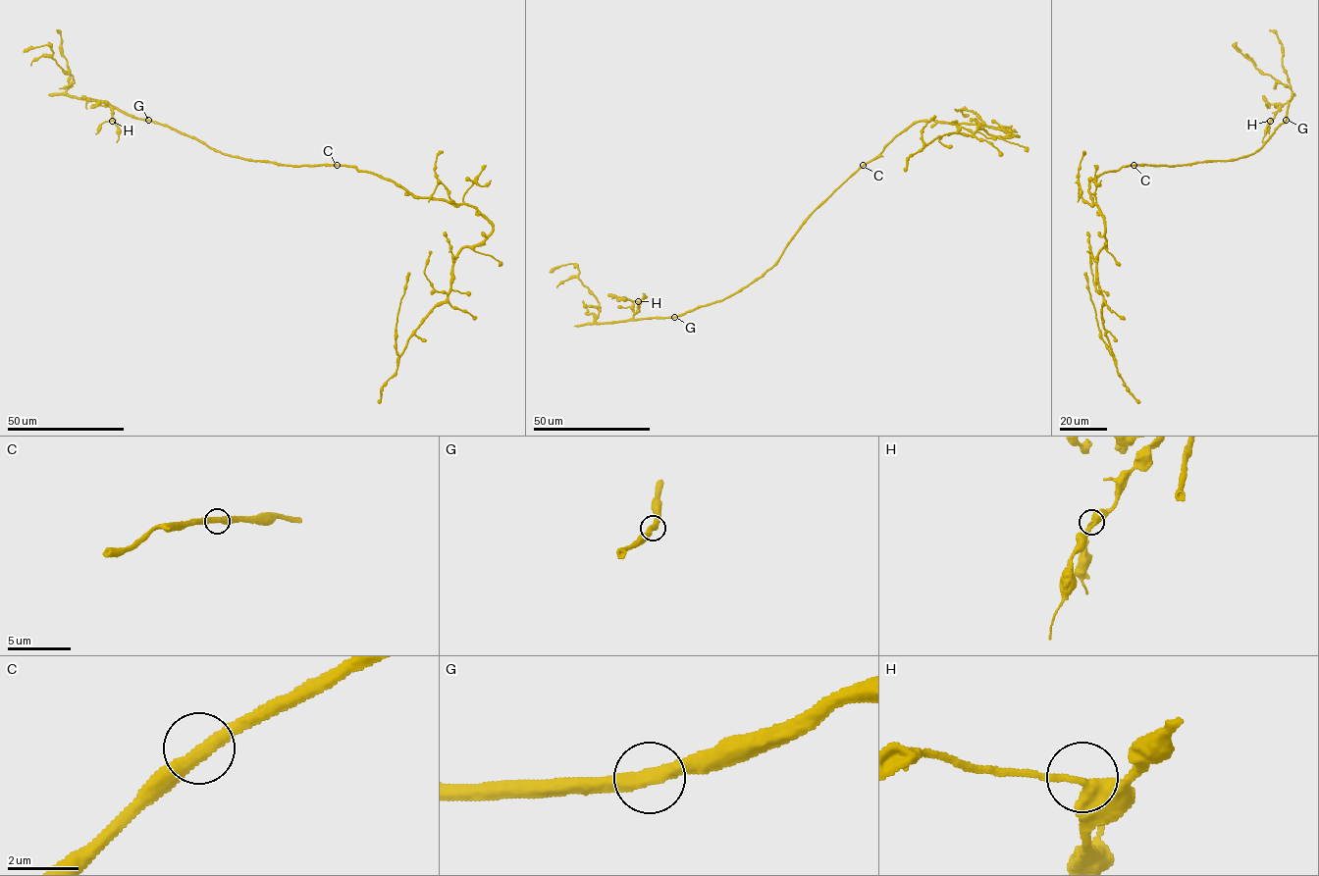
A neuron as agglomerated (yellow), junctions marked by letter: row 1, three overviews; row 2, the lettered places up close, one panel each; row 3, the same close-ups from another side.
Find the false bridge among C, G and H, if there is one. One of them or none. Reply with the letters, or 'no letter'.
no letter

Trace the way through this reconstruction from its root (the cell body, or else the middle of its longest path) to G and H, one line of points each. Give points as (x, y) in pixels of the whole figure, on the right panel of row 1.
G: (1134, 165), (1183, 165), (1236, 160), (1257, 150), (1286, 120)
H: (1134, 165), (1191, 165), (1245, 157), (1257, 150), (1287, 119), (1288, 103), (1270, 121)

